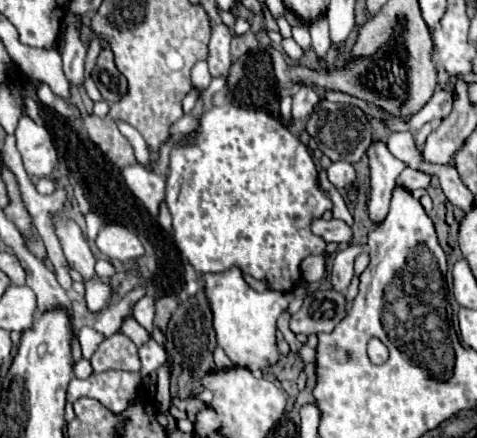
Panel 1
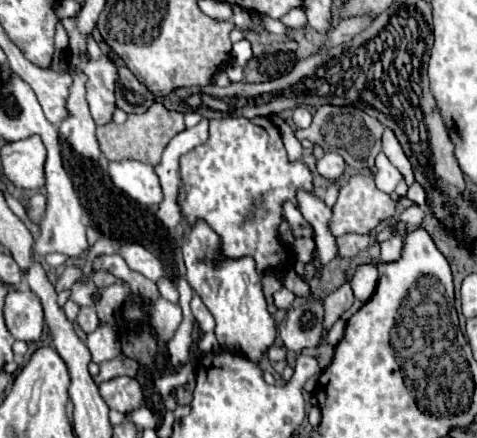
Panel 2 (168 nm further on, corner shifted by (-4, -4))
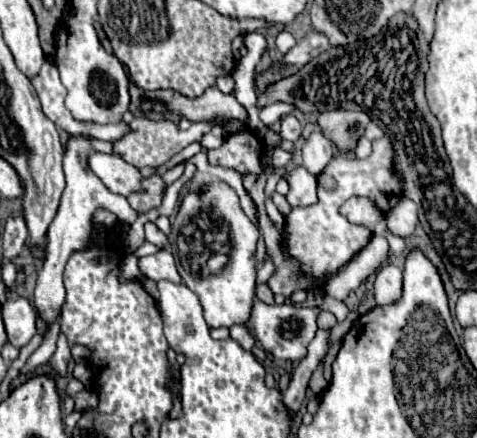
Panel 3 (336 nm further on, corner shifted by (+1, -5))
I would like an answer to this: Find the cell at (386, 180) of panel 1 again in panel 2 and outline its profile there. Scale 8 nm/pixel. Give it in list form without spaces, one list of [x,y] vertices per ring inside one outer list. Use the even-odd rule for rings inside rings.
[[[394,234],[390,240],[384,240],[382,244],[380,244],[380,250],[382,250],[382,254],[380,254],[380,260],[398,260],[398,256],[400,256],[400,250],[402,250],[402,238],[400,238],[400,234]]]

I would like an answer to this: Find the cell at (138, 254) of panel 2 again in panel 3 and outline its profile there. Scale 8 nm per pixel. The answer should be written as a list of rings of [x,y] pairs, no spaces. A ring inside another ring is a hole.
[[[159,251],[155,255],[147,255],[141,259],[141,271],[145,277],[153,281],[167,279],[171,283],[181,283],[181,275],[177,273],[175,259],[169,251]]]

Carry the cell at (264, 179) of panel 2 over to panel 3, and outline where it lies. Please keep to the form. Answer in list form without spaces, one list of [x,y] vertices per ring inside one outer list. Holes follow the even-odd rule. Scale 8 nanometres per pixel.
[[[243,129],[237,135],[227,137],[227,141],[219,147],[209,151],[209,163],[231,167],[243,175],[247,173],[261,173],[261,143],[249,129]]]

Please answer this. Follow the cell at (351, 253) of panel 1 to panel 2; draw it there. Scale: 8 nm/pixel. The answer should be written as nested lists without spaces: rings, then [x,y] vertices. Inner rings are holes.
[[[346,278],[342,282],[340,288],[336,288],[334,292],[330,292],[326,298],[324,298],[324,304],[326,304],[326,328],[324,332],[340,318],[340,314],[344,310],[348,310],[352,306],[355,297],[352,296],[352,286],[350,286],[350,280]]]

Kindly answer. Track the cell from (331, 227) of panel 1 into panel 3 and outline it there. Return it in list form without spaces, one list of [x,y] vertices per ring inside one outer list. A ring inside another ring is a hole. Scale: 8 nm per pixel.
[[[295,167],[293,171],[289,171],[287,181],[289,181],[287,193],[289,205],[305,207],[317,201],[317,179],[305,167]]]

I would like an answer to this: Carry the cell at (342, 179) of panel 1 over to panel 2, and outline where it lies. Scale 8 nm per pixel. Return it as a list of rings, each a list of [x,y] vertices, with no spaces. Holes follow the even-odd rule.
[[[326,152],[324,158],[318,160],[318,172],[330,182],[338,182],[344,176],[344,170],[346,162],[336,152]]]

